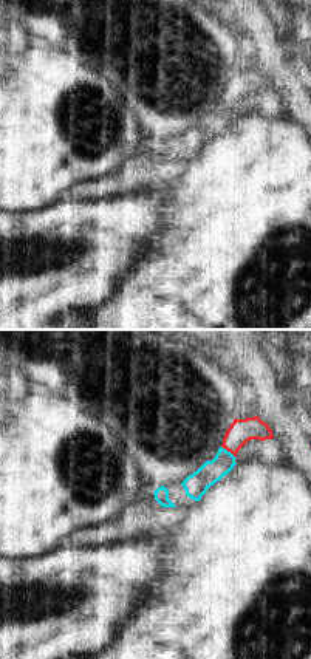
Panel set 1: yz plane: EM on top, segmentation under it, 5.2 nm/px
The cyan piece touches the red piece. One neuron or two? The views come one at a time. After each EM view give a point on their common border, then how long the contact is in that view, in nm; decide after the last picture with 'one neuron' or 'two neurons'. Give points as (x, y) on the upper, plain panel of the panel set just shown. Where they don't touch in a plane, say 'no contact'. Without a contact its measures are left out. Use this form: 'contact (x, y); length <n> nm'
contact (226, 104); length 90 nm

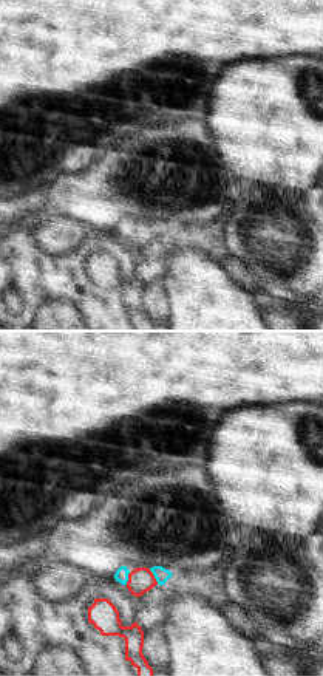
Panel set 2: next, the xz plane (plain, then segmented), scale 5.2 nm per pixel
contact (155, 231); length 90 nm

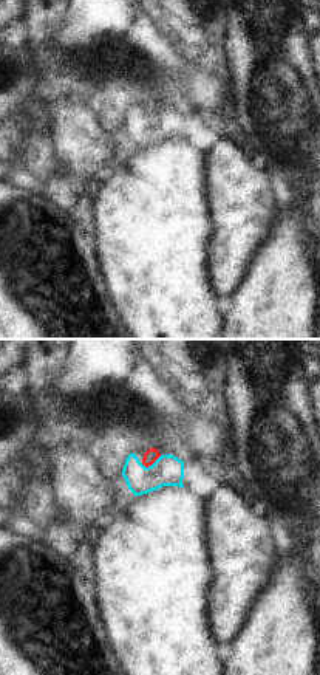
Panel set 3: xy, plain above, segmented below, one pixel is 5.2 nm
contact (152, 118); length 120 nm

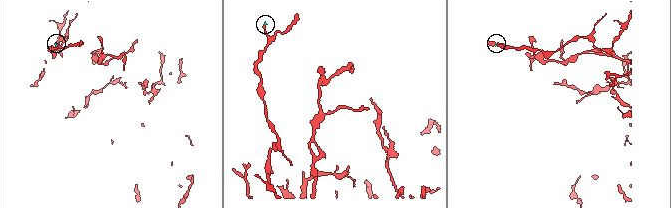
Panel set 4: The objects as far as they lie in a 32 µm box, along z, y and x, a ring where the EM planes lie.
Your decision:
one neuron

